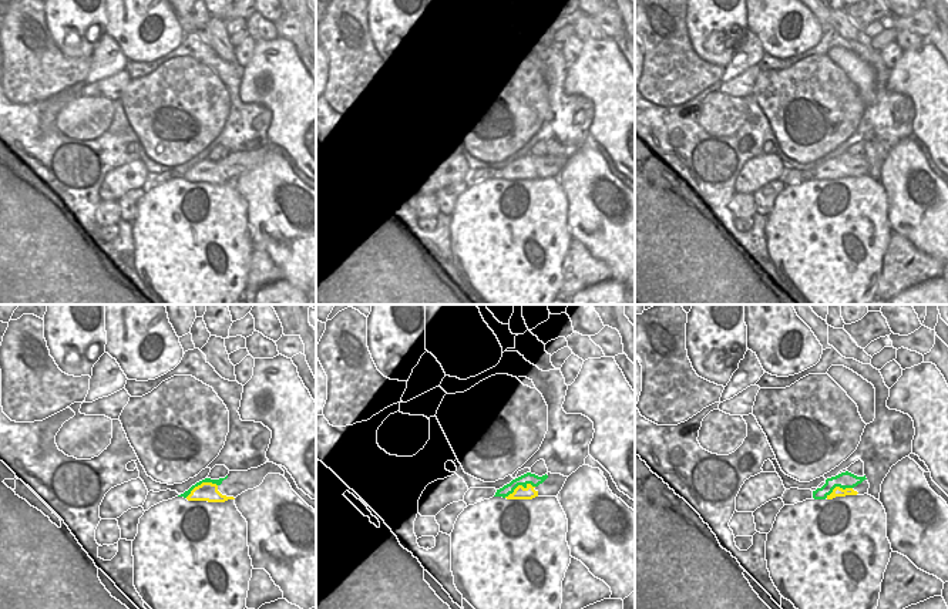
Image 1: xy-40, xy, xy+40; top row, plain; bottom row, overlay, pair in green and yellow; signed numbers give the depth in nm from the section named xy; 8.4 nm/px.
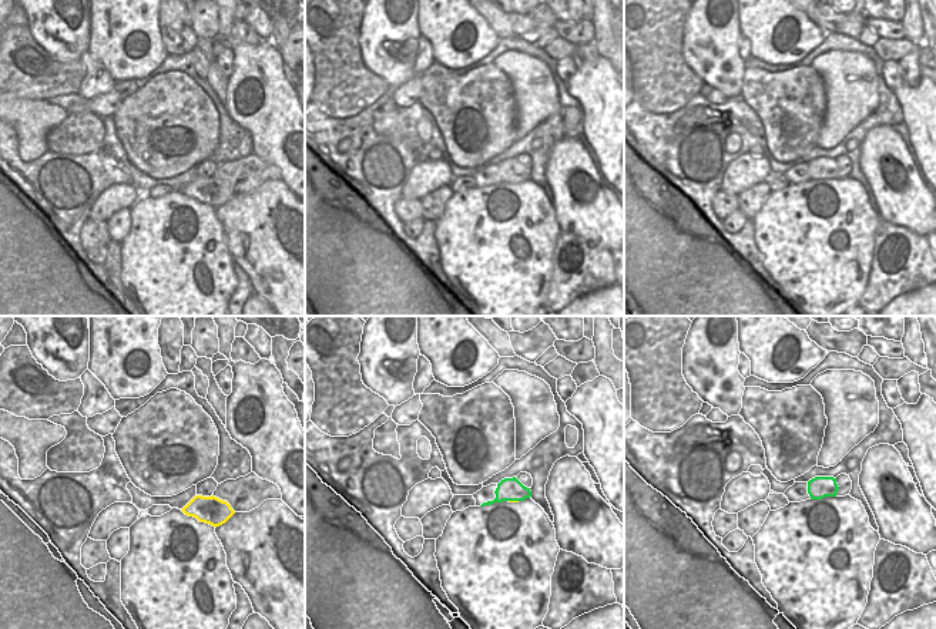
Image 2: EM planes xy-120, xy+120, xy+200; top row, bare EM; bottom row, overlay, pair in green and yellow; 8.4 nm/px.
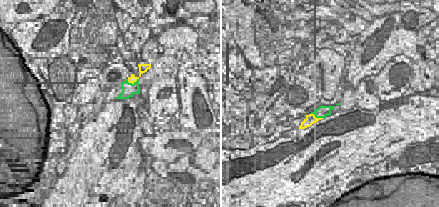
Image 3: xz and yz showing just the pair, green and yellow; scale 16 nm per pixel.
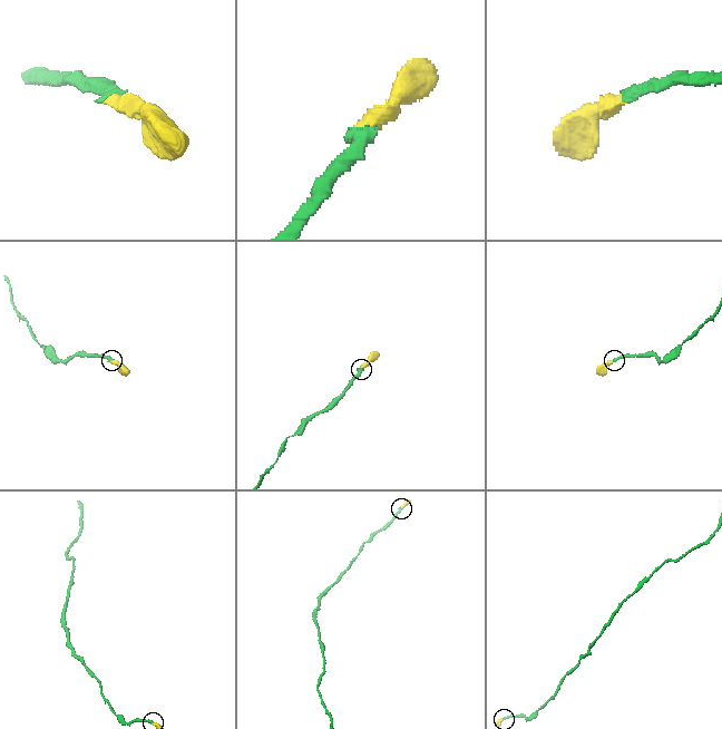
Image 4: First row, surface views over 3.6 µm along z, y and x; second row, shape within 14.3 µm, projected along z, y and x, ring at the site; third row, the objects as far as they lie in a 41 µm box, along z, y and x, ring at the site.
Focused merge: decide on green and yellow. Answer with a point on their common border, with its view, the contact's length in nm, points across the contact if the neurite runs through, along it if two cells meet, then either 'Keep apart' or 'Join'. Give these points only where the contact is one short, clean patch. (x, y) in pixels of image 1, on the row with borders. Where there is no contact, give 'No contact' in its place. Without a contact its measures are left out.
Touches green at xy (518, 484). Shared border 280 nm. Boundary: xy (534, 485), (518, 485), (504, 497). Keep apart.

